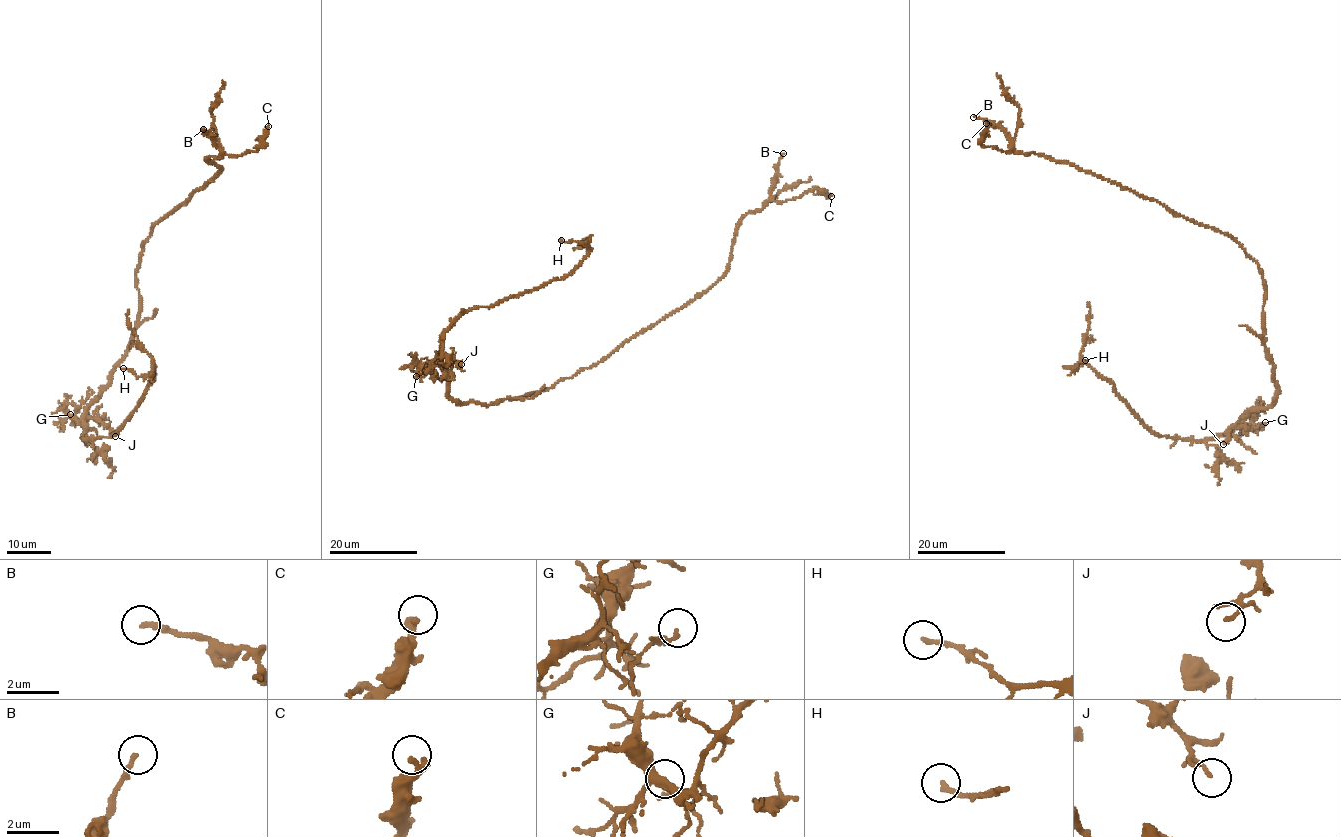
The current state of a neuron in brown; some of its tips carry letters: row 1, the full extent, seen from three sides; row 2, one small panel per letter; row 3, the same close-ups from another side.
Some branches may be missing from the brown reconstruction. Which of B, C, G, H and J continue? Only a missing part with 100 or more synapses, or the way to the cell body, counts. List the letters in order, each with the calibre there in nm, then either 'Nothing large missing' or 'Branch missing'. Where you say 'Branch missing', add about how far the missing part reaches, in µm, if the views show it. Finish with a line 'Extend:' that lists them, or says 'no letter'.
B: Thickness 170 nm. Nothing large missing
C: Thickness 280 nm. Nothing large missing
G: Thickness 120 nm. Nothing large missing
H: Thickness 190 nm. Nothing large missing
J: Thickness 110 nm. Nothing large missing
Extend: no letter

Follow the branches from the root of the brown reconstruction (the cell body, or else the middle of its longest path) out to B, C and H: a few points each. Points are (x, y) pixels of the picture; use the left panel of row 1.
B: (140, 291), (136, 270), (153, 225), (221, 170), (206, 161), (219, 158), (221, 149), (203, 129)
C: (140, 291), (136, 270), (153, 225), (219, 173), (220, 167), (206, 161), (209, 156), (254, 152), (268, 126)
H: (140, 291), (133, 340), (86, 412), (82, 437), (114, 436), (154, 377), (154, 366), (143, 376), (123, 368)

